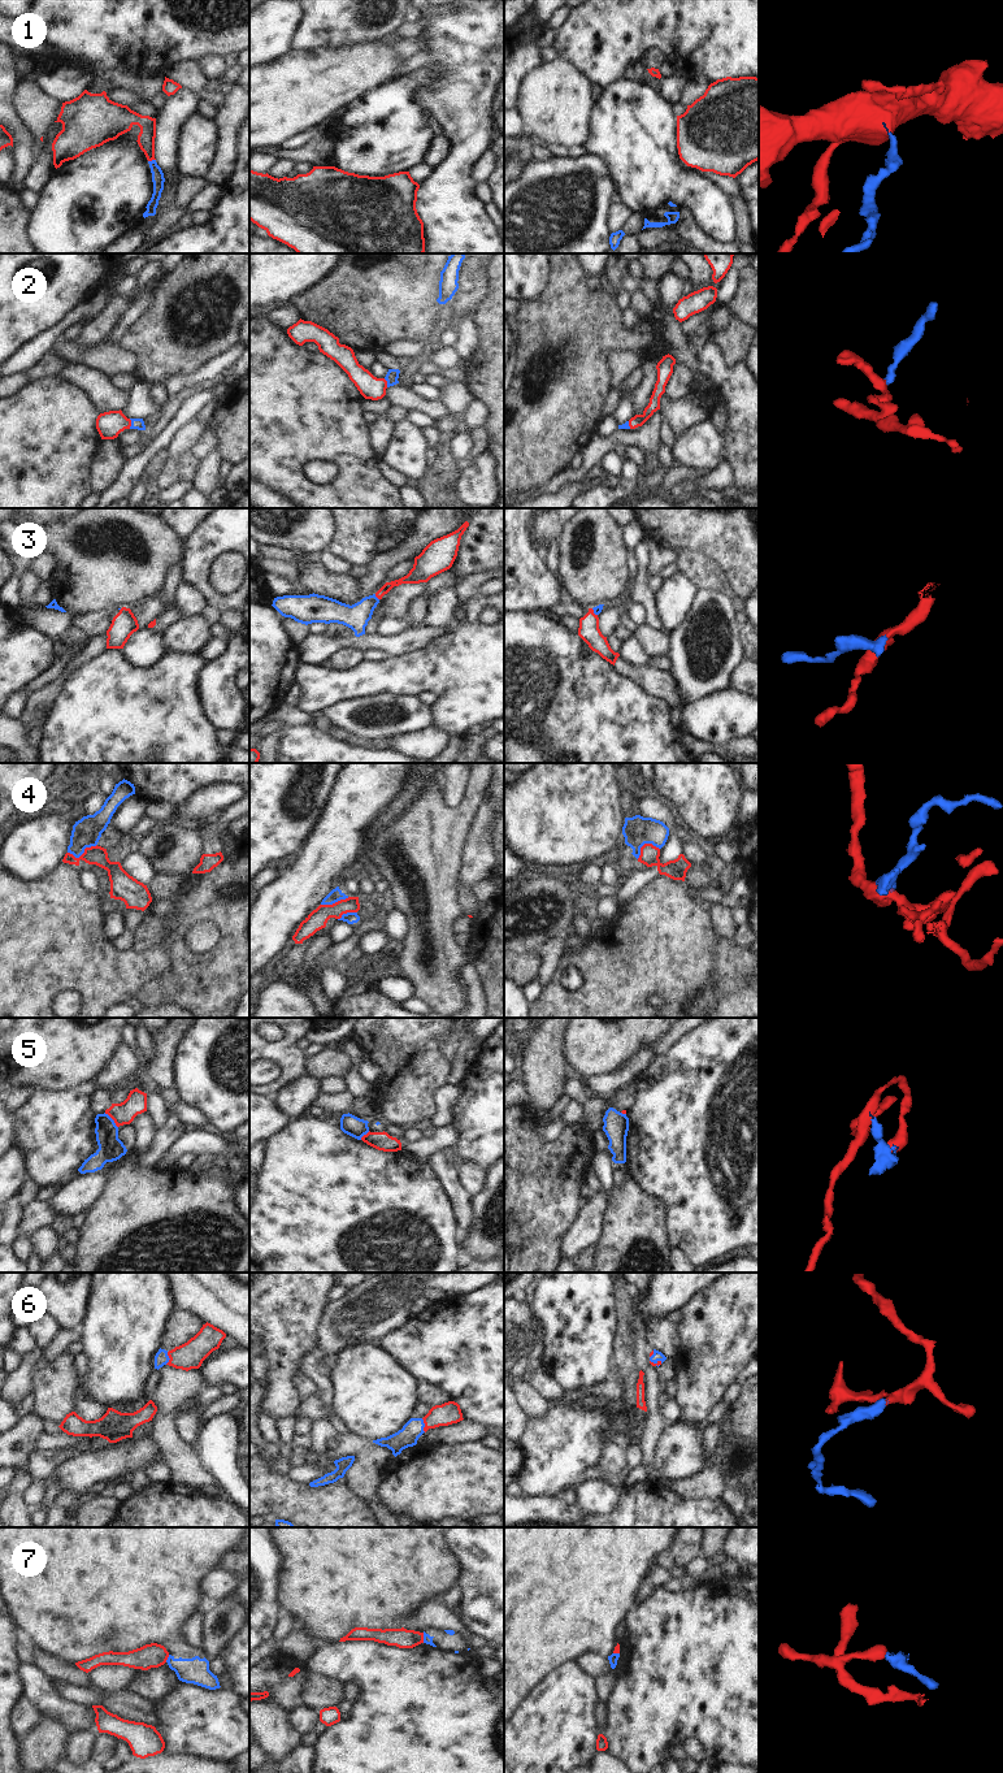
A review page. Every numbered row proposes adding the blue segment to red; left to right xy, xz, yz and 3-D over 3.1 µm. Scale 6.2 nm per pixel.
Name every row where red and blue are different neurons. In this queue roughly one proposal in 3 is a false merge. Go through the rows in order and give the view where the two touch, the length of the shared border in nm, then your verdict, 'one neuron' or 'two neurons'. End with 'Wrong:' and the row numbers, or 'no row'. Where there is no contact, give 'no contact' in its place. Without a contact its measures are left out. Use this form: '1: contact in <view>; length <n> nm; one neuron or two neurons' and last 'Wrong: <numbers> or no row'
1: contact in xy; length 50 nm; one neuron
2: contact in xy; length 60 nm; one neuron
3: contact in xz; length 50 nm; one neuron
4: contact in xy; length 190 nm; two neurons
5: contact in xy; length 130 nm; two neurons
6: contact in xz; length 90 nm; one neuron
7: contact in xz; length 60 nm; two neurons
Wrong: 4, 5, 7

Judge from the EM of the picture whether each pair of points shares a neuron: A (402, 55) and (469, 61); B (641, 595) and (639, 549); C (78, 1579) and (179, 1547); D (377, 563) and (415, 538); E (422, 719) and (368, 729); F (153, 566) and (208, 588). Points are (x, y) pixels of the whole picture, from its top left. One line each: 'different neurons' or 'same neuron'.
A: different neurons
B: same neuron
C: same neuron
D: same neuron
E: same neuron
F: different neurons

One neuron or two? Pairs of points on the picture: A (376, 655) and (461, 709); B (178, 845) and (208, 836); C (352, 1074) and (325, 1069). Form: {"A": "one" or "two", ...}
{"A": "two", "B": "two", "C": "two"}

